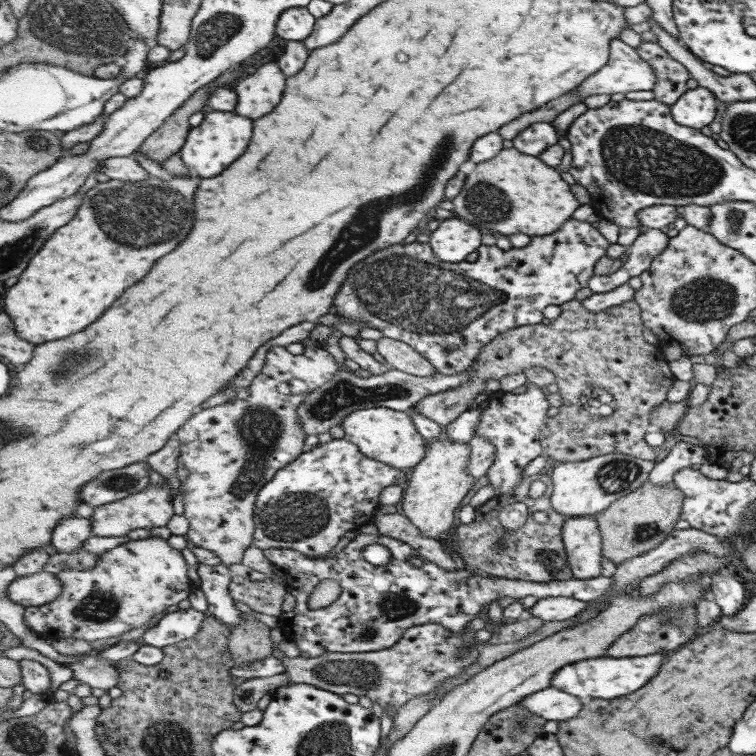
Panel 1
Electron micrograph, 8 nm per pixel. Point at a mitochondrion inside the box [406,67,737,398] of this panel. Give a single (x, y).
(651, 162)

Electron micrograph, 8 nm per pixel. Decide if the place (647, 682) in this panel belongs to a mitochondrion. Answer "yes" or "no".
no

